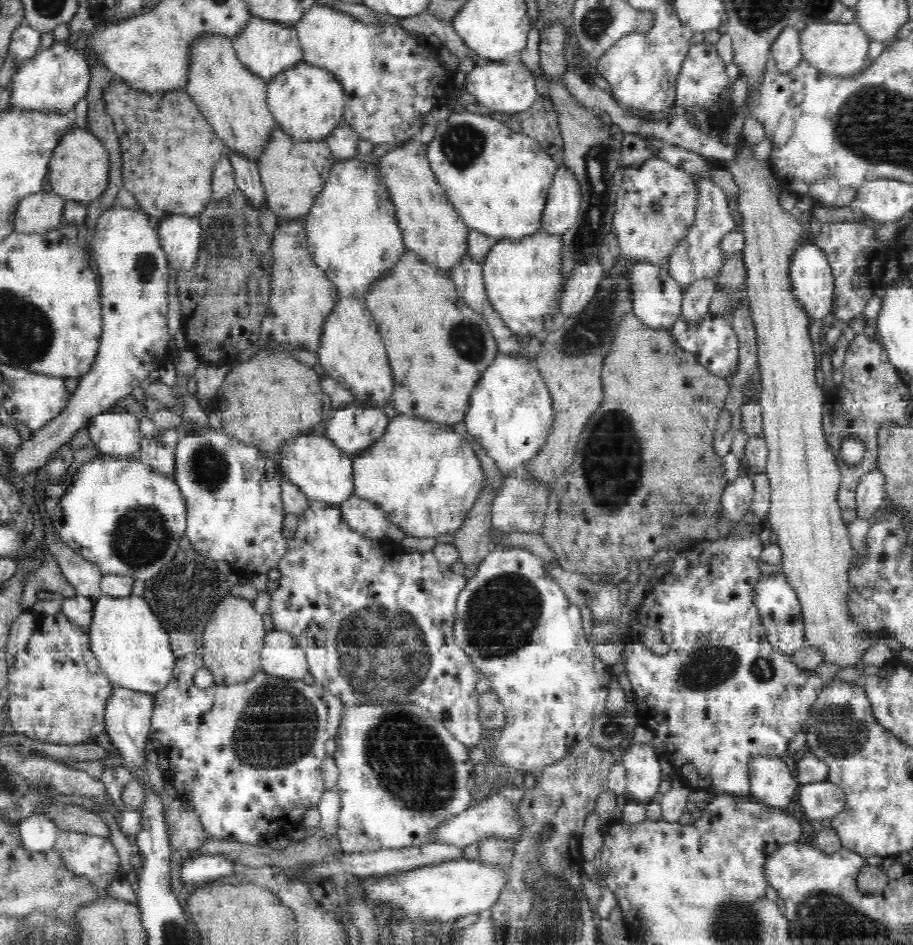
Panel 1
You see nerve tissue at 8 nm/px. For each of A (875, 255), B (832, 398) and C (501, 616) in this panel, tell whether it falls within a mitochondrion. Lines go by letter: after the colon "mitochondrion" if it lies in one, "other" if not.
A: other
B: other
C: mitochondrion

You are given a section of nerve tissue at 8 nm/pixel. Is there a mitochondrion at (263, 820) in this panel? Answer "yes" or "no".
no

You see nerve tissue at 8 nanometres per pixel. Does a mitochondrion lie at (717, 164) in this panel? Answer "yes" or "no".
no

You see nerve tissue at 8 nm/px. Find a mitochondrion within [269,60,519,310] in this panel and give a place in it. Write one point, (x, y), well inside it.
(461, 144)

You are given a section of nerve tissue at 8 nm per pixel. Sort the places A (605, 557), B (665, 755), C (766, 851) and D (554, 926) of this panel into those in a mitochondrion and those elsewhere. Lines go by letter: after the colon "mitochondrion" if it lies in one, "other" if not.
A: other
B: other
C: other
D: mitochondrion

